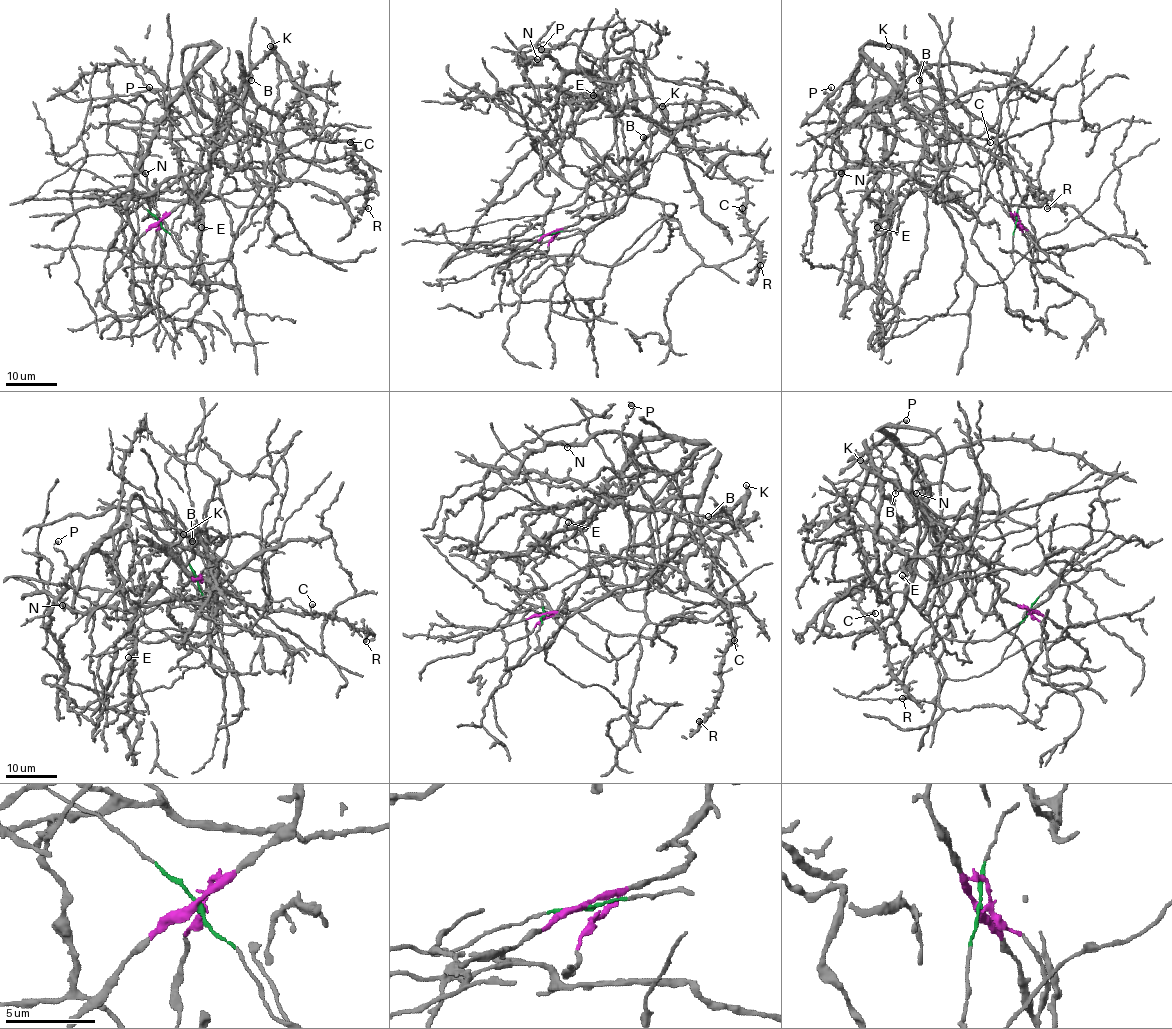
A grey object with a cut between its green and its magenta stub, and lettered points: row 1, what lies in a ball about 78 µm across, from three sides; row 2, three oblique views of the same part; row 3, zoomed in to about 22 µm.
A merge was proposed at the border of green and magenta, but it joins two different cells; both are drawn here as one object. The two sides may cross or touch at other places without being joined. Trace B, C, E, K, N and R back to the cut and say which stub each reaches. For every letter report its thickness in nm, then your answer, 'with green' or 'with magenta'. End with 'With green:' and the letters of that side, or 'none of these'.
B: calibre 260 nm; with magenta
C: calibre 360 nm; with green
E: calibre 340 nm; with magenta
K: calibre 440 nm; with magenta
N: calibre 200 nm; with magenta
R: calibre 420 nm; with green
With green: C, R

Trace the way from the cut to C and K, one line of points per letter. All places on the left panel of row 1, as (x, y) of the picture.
C: (158, 222), (207, 279), (235, 285), (230, 249), (258, 189), (294, 181), (336, 131), (350, 142)
K: (158, 222), (187, 196), (187, 183), (200, 163), (202, 151), (232, 107), (243, 78), (271, 49), (270, 45)

